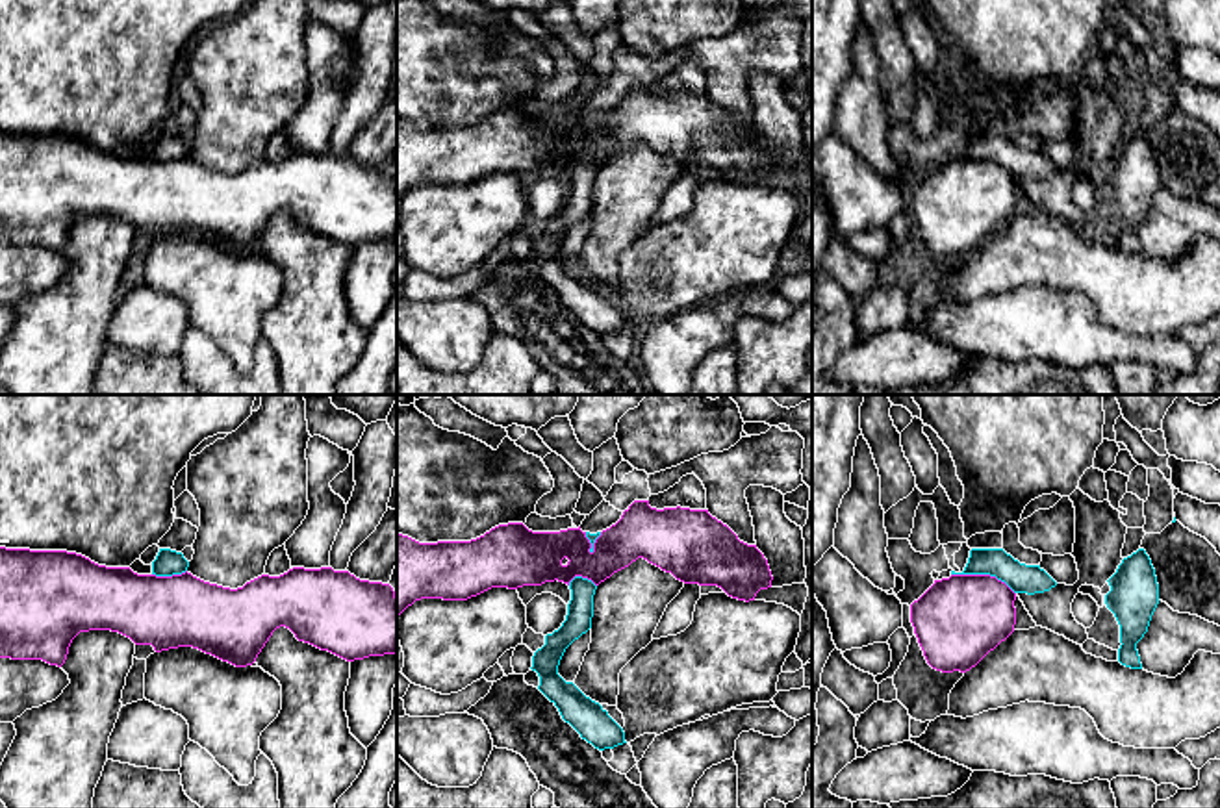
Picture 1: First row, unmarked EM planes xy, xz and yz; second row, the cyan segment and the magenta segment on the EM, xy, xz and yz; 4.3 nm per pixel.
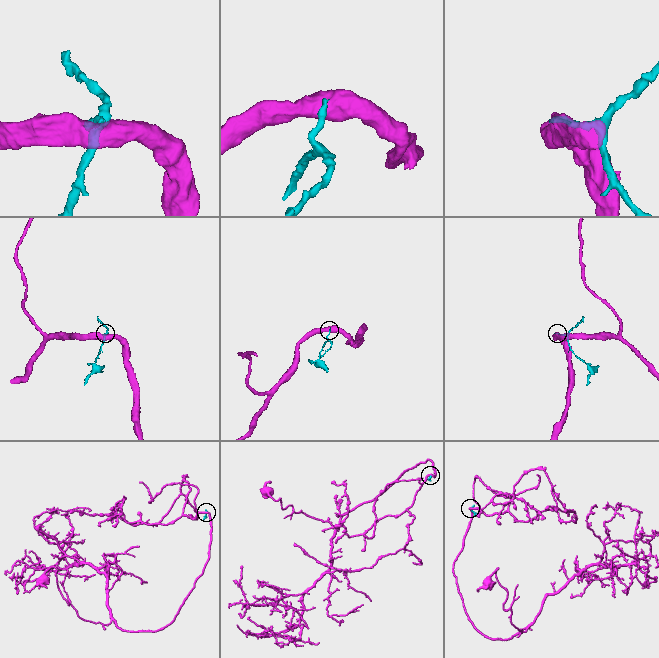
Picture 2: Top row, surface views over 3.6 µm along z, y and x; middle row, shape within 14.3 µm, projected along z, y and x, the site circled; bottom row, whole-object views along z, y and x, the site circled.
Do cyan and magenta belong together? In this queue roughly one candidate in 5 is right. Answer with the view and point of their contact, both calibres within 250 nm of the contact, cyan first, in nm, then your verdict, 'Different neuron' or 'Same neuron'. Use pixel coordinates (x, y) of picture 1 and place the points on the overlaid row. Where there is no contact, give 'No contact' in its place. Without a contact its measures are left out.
Touches cyan at yz (983, 573). Thickness 130 nm (cyan) against 380 nm. Different neuron

